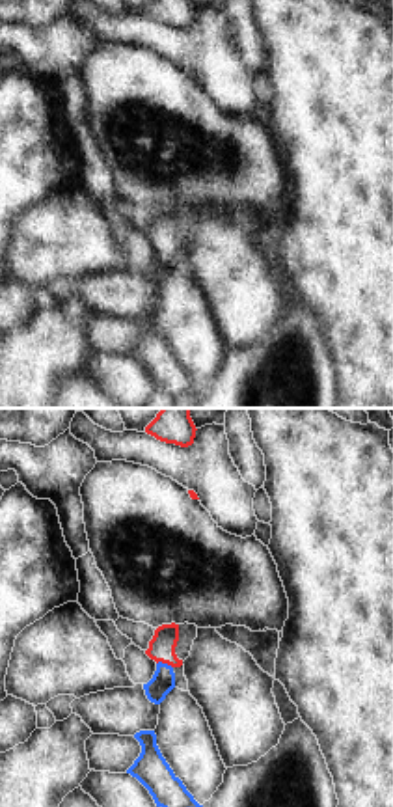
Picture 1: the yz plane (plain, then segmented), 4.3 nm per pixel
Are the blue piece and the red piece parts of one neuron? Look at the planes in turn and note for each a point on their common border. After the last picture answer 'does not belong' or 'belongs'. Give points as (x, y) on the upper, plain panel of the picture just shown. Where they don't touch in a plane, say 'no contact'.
contact (164, 246)

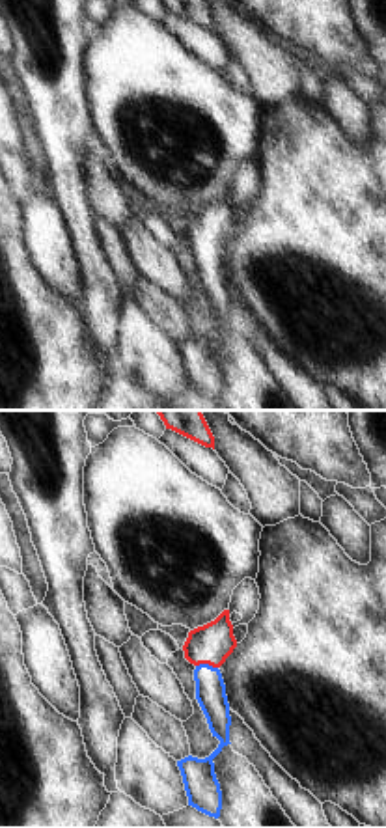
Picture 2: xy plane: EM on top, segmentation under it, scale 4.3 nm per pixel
contact (207, 247)

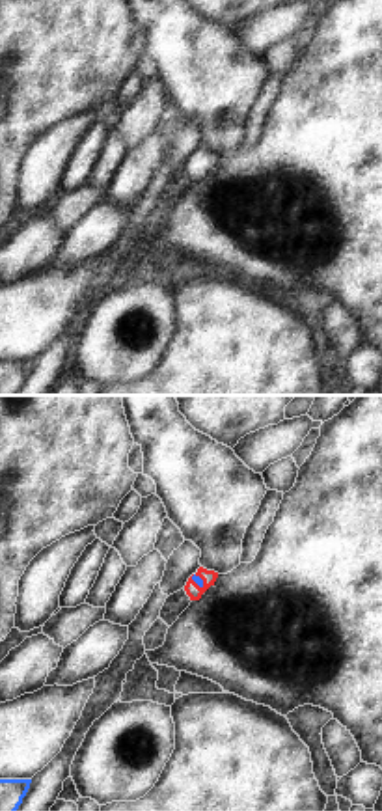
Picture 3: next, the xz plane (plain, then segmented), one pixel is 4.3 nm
contact (198, 166)

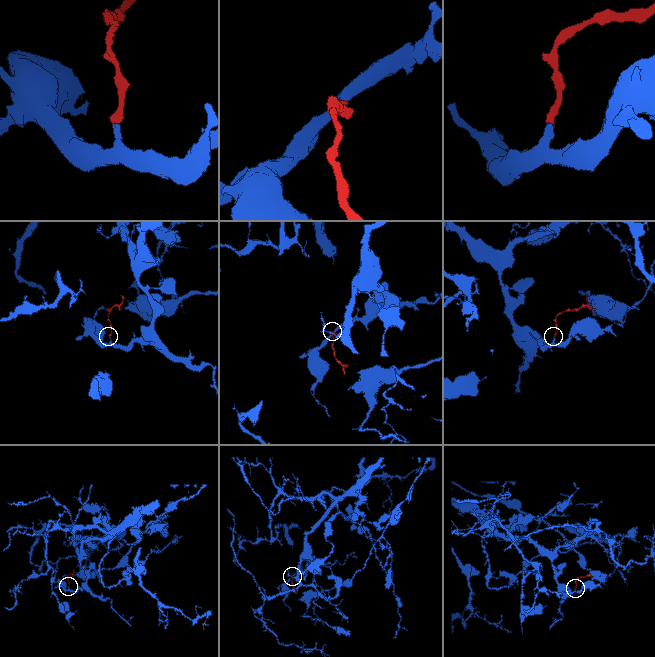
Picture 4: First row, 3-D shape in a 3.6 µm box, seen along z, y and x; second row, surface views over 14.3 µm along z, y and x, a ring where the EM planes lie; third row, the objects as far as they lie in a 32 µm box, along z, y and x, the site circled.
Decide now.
belongs

